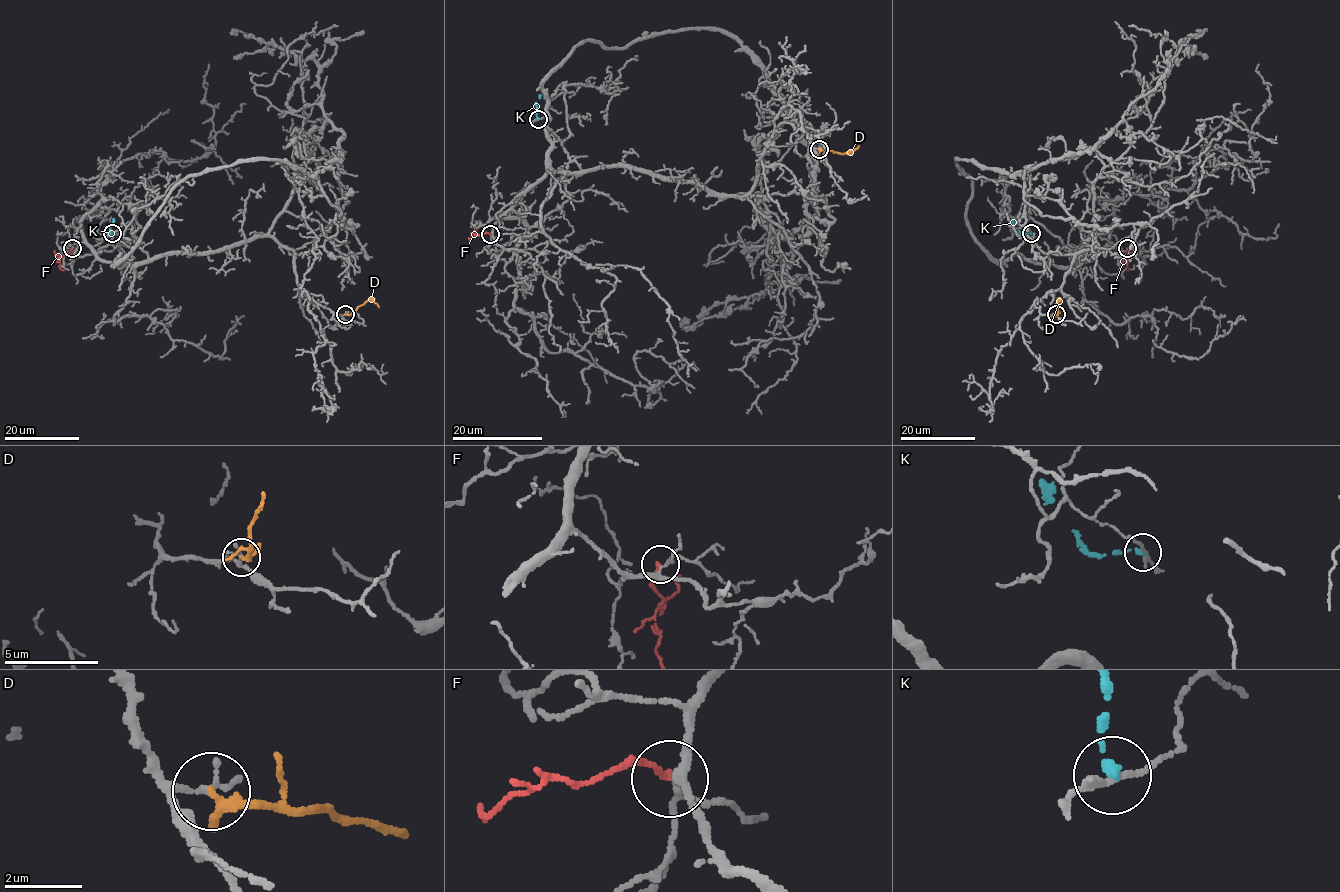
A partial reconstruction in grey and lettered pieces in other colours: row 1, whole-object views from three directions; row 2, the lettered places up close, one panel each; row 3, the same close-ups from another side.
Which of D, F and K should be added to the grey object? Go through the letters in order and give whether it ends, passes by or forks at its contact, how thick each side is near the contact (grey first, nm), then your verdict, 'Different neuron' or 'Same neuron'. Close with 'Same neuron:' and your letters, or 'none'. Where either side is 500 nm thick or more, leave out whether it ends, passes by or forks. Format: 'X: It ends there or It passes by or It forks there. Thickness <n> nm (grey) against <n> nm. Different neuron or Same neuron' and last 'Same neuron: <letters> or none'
D: It passes by. Thickness 190 nm (grey) against 200 nm. Different neuron
F: It ends there. Thickness 200 nm (grey) against 170 nm. Different neuron
K: It ends there. Thickness 200 nm (grey) against 240 nm. Different neuron
Same neuron: none

